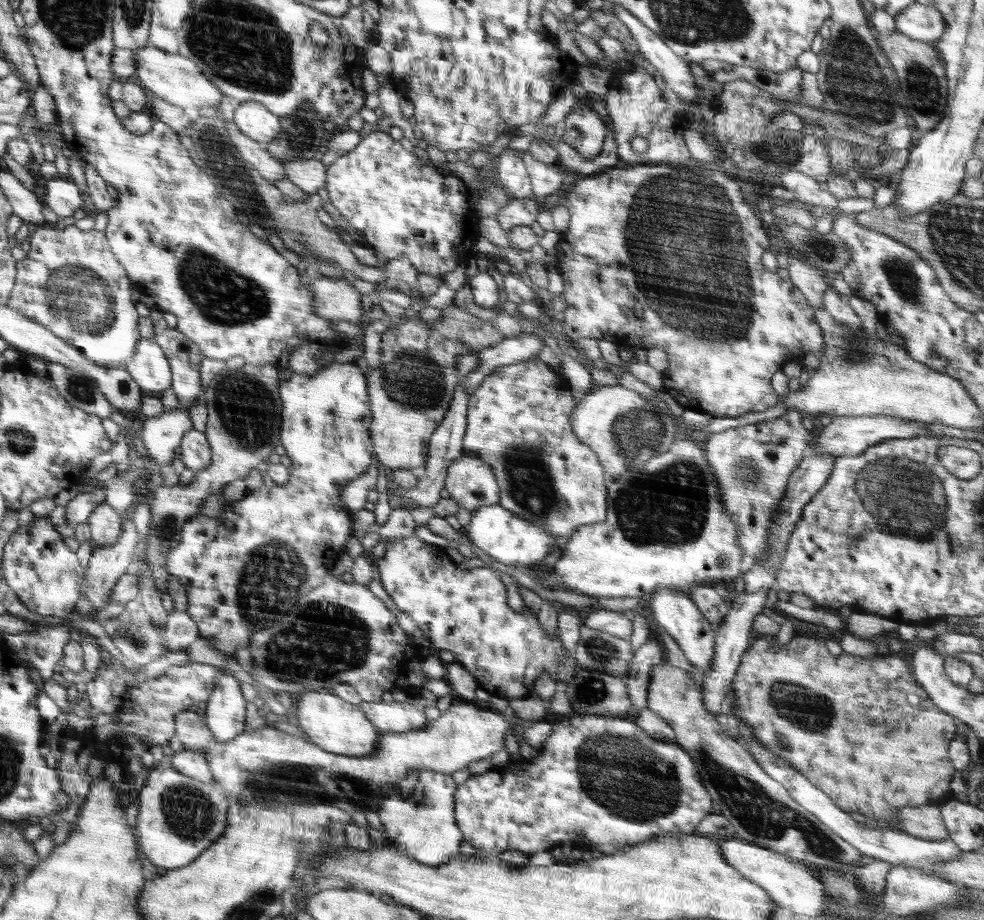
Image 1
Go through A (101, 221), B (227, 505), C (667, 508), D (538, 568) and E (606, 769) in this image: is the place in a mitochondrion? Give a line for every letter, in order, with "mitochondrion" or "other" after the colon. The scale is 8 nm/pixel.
A: other
B: other
C: mitochondrion
D: other
E: mitochondrion

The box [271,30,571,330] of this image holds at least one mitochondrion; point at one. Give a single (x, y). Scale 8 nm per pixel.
(302, 131)

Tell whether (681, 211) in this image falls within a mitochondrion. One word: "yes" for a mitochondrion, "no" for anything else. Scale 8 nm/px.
yes

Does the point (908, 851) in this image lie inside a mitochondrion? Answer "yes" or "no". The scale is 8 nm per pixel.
no

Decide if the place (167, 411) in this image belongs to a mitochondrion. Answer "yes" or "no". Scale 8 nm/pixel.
no

